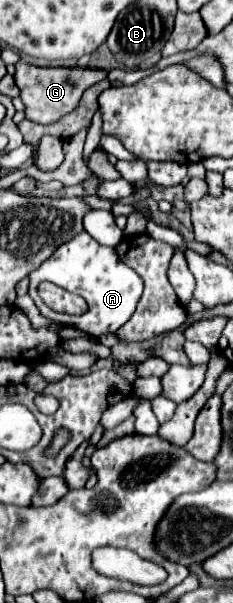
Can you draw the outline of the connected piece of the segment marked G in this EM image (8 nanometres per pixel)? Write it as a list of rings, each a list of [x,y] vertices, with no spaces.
[[[26,62],[16,64],[16,86],[20,88],[20,98],[26,106],[26,118],[38,124],[50,124],[62,118],[64,114],[72,112],[86,88],[106,78],[106,72],[102,70],[90,70],[90,68],[38,68],[30,66]]]

